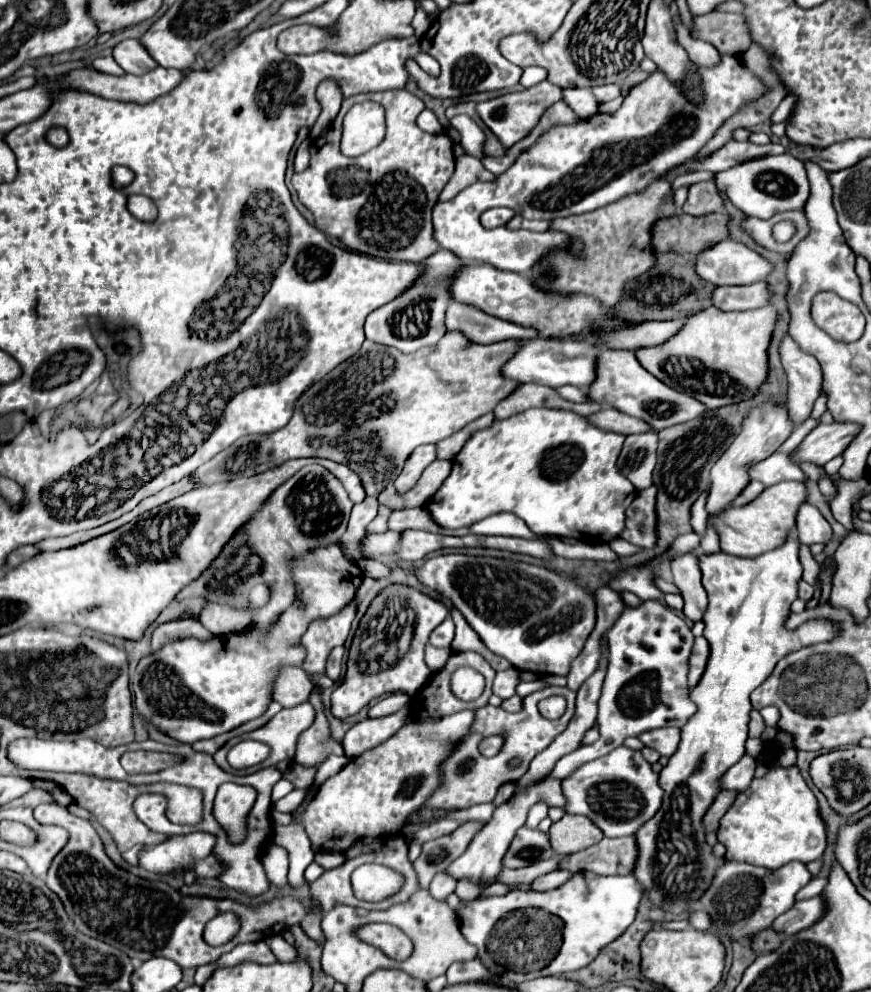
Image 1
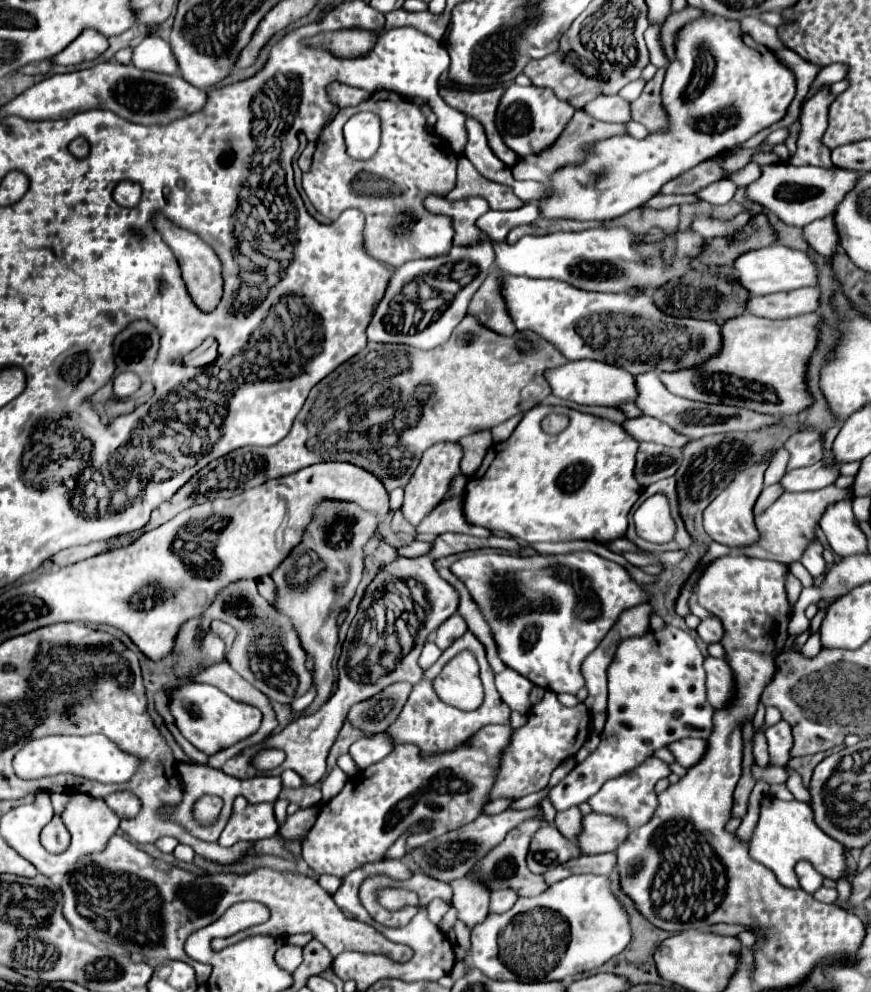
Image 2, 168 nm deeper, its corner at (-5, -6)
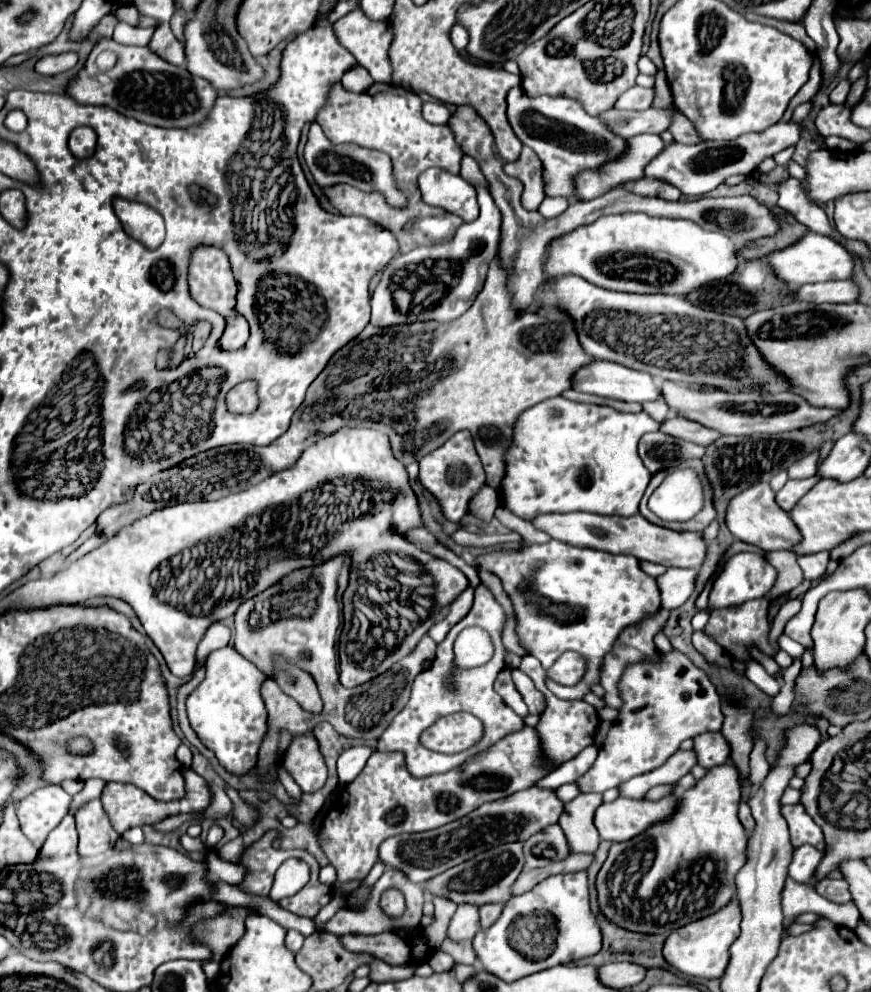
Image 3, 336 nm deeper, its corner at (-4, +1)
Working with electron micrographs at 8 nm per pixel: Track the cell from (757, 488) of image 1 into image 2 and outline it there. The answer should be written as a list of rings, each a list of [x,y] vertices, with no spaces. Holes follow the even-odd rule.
[[[772,485],[772,487],[766,487],[764,491],[762,491],[762,495],[758,497],[758,501],[756,501],[756,507],[754,507],[754,513],[756,515],[760,515],[762,511],[766,511],[780,495],[784,493],[784,489],[782,489],[782,485]]]

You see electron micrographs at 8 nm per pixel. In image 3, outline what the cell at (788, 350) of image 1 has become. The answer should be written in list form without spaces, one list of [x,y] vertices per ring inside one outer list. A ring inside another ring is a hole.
[[[813,448],[809,454],[805,454],[803,458],[795,460],[791,466],[789,466],[789,478],[809,478],[815,474],[815,466],[817,466],[817,460],[819,460],[819,450]]]

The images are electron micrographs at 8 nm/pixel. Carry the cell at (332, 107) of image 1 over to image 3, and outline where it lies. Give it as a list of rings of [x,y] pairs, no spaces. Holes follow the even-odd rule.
[[[355,66],[353,70],[349,70],[349,72],[343,76],[341,84],[343,84],[343,86],[349,90],[349,92],[361,94],[361,92],[369,90],[369,86],[373,84],[373,78],[371,78],[371,74],[369,74],[365,68]]]

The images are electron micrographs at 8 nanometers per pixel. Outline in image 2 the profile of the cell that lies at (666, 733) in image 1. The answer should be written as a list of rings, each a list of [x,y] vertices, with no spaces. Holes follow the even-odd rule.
[[[684,739],[676,741],[668,747],[676,761],[684,767],[694,767],[698,761],[702,761],[702,753],[706,753],[706,739]]]

